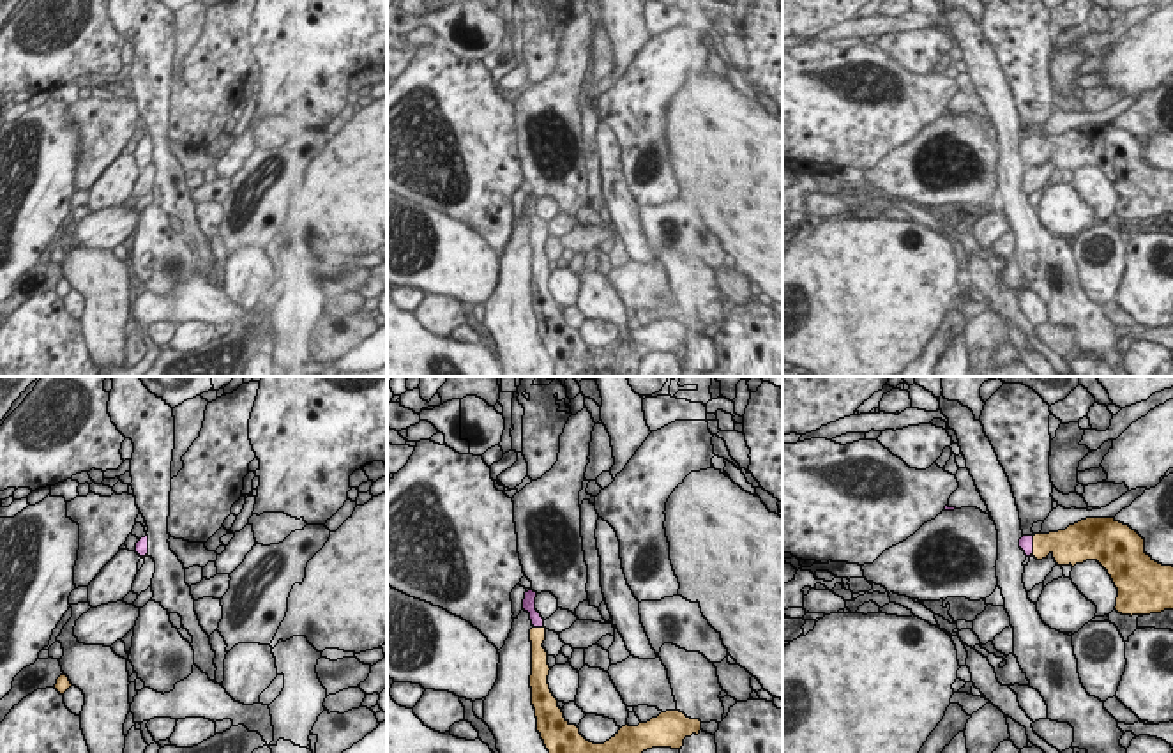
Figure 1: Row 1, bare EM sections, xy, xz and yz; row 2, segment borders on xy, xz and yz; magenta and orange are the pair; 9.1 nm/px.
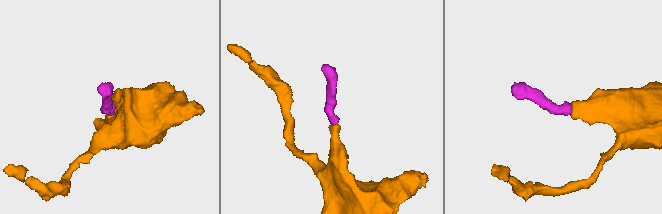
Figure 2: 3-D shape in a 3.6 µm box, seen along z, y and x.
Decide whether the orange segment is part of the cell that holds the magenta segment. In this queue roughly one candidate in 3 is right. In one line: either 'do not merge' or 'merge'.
merge

